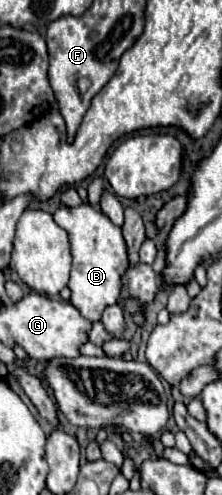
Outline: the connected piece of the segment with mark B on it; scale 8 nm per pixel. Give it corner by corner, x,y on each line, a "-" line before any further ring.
83,203
79,207
59,207
53,213
53,221
67,231
73,255
73,269
71,269
71,303
79,309
79,313
89,321
99,321
103,309
119,301
121,291
121,277
127,271
127,247
121,235
121,227
113,225
109,217

